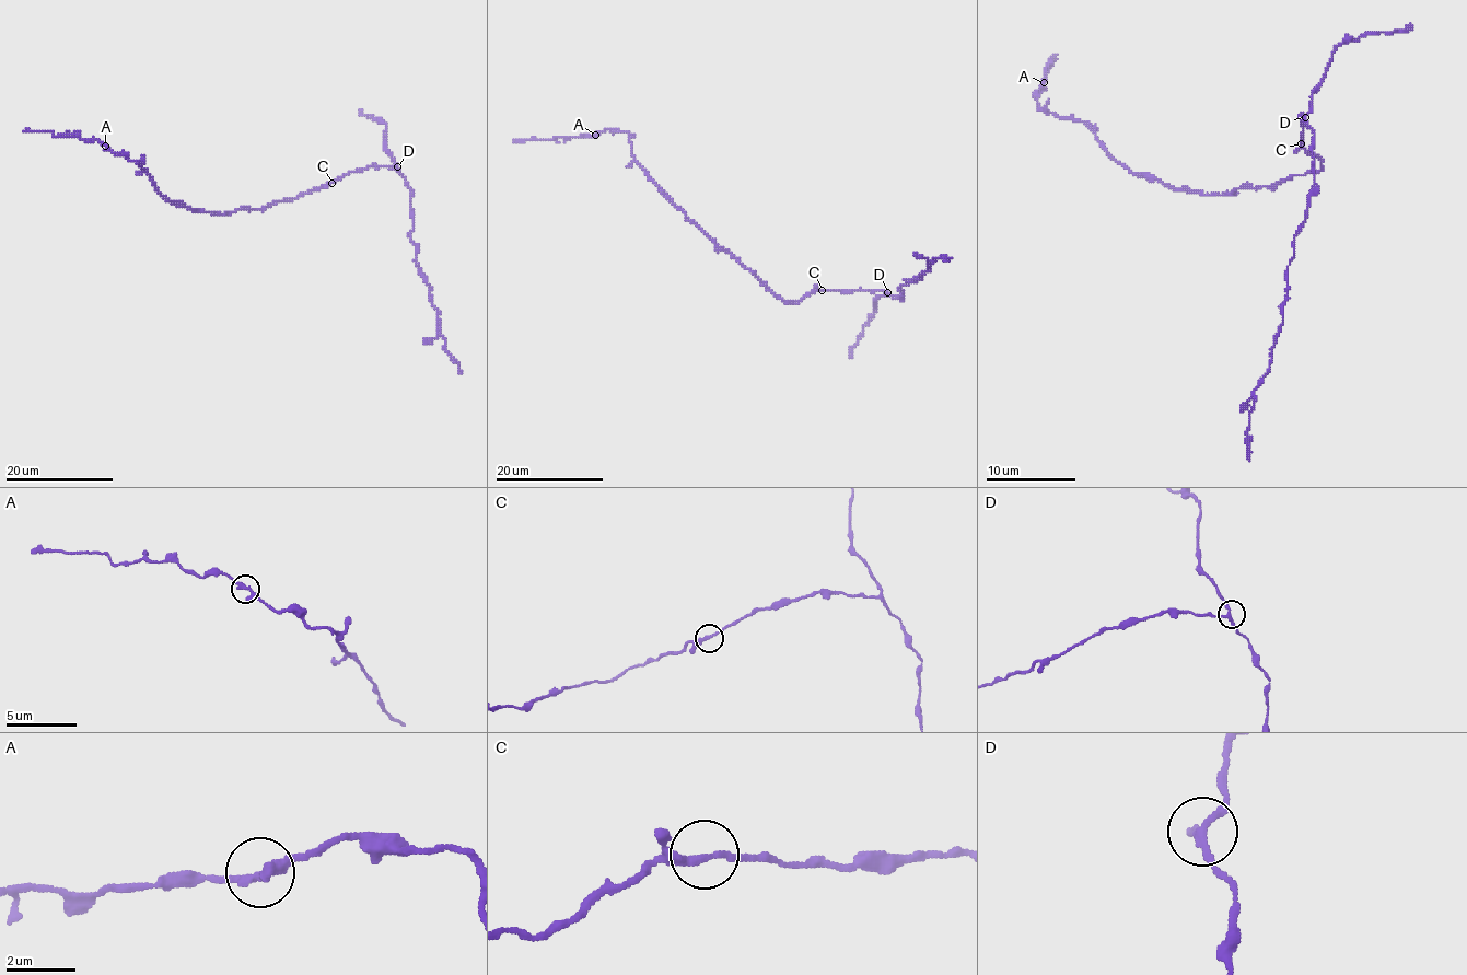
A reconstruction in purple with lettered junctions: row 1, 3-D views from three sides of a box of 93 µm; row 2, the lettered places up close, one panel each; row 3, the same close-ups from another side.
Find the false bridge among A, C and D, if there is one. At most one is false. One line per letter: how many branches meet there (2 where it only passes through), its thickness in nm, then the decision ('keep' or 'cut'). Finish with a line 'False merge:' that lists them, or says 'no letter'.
A: 3 | 220 nm | keep
C: 3 | 200 nm | keep
D: 3 | 190 nm | keep
False merge: no letter

